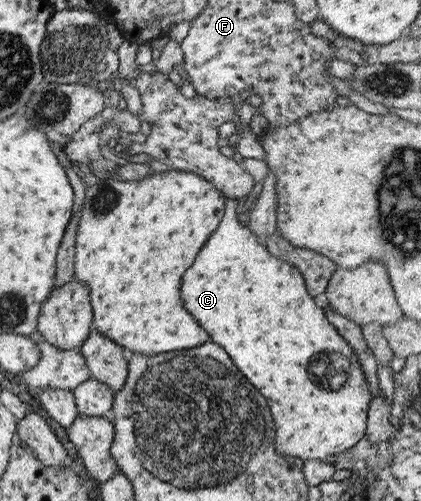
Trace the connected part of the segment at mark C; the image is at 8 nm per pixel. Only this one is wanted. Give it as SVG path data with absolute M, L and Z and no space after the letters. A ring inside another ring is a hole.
M226 197L222 219L182 277L180 299L184 309L208 333L209 340L228 353L238 371L266 399L276 427L276 453L298 457L302 462L312 459L329 461L336 454L352 448L365 435L371 396L364 375L359 371L350 345L325 318L314 298L308 295L299 271L289 263L276 259L246 225L240 224L234 213L235 206L236 200Z

